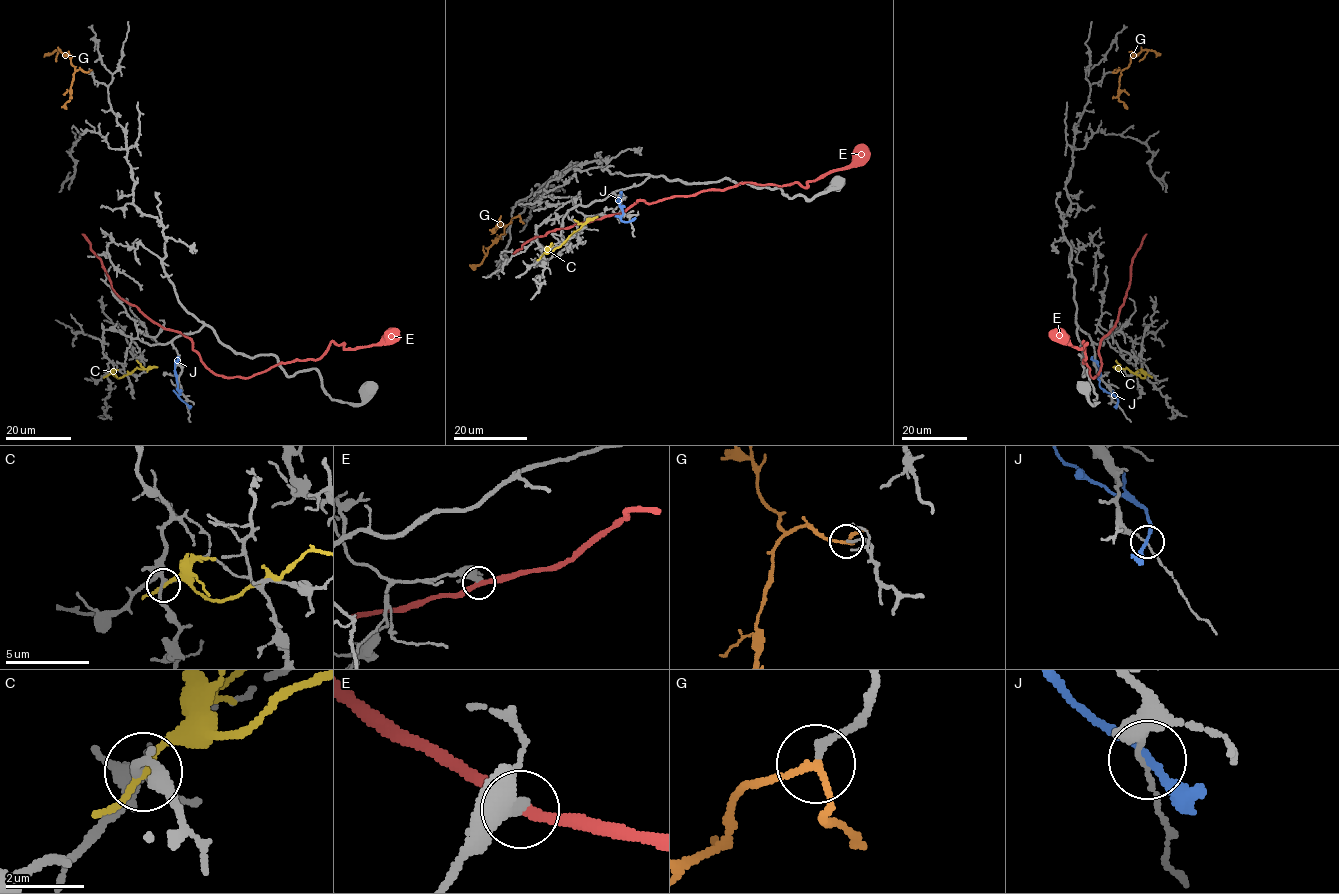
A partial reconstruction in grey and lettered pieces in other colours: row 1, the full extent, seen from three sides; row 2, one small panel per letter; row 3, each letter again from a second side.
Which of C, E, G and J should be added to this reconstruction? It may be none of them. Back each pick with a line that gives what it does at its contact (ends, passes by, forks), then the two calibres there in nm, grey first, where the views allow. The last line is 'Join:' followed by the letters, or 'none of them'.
G: it passes by | 150/150 nm
Join: G

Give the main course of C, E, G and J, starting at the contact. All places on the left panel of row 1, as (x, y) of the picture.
C: (108, 374), (120, 378), (136, 368), (158, 367)
E: (164, 328), (190, 339), (215, 374), (243, 378), (320, 358), (332, 341), (362, 348), (397, 331)
G: (87, 72), (76, 70), (69, 56), (59, 49), (43, 57)
J: (186, 404), (178, 396), (175, 374), (178, 357)

